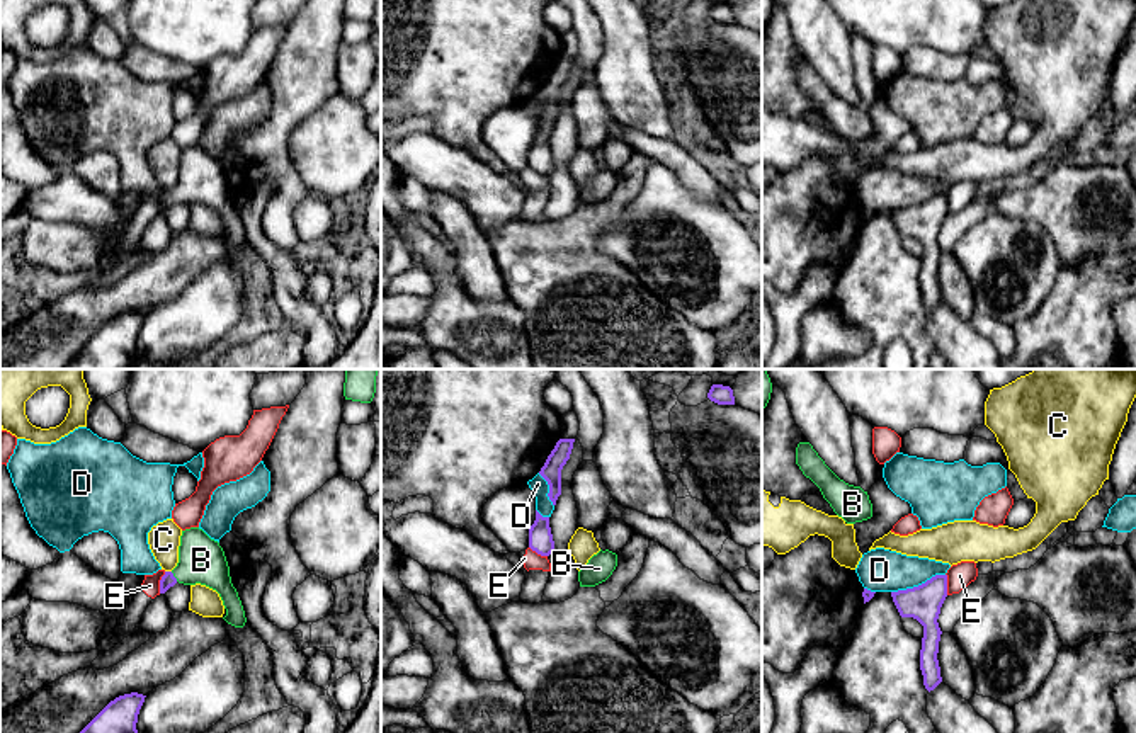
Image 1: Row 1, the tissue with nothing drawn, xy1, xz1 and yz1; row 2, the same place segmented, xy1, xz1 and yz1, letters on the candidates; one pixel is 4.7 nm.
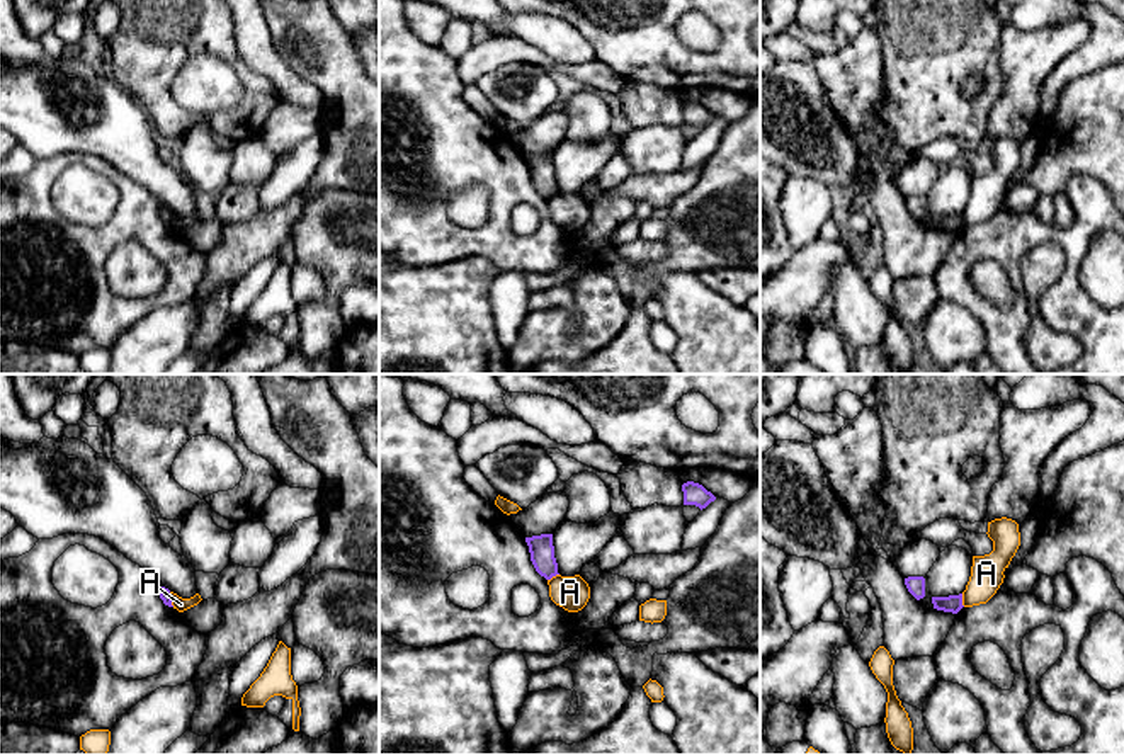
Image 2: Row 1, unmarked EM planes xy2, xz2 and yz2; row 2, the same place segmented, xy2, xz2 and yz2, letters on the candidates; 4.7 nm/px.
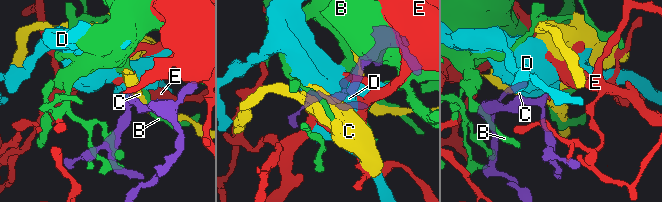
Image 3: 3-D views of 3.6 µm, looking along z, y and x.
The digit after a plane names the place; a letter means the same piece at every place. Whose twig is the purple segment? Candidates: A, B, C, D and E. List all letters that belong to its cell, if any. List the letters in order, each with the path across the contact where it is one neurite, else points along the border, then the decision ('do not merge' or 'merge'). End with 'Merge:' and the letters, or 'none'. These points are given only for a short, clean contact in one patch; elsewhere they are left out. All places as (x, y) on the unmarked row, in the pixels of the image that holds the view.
A: border xy2 (169, 211), (174, 225); do not merge
B: way xy1 (167, 199), (174, 196), (187, 191), (201, 179); merge
C: do not merge
D: border yz1 (944, 193), (936, 193), (917, 204), (891, 211); do not merge
E: border xy1 (165, 191), (159, 211); do not merge
Merge: B

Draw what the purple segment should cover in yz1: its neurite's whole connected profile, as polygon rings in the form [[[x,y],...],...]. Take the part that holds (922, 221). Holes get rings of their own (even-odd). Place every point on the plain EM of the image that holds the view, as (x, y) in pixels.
[[[935,194],[918,206],[891,211],[891,216],[901,236],[913,236],[923,245],[920,289],[930,311],[942,301],[937,279],[942,250],[937,238],[947,216],[947,194]]]

